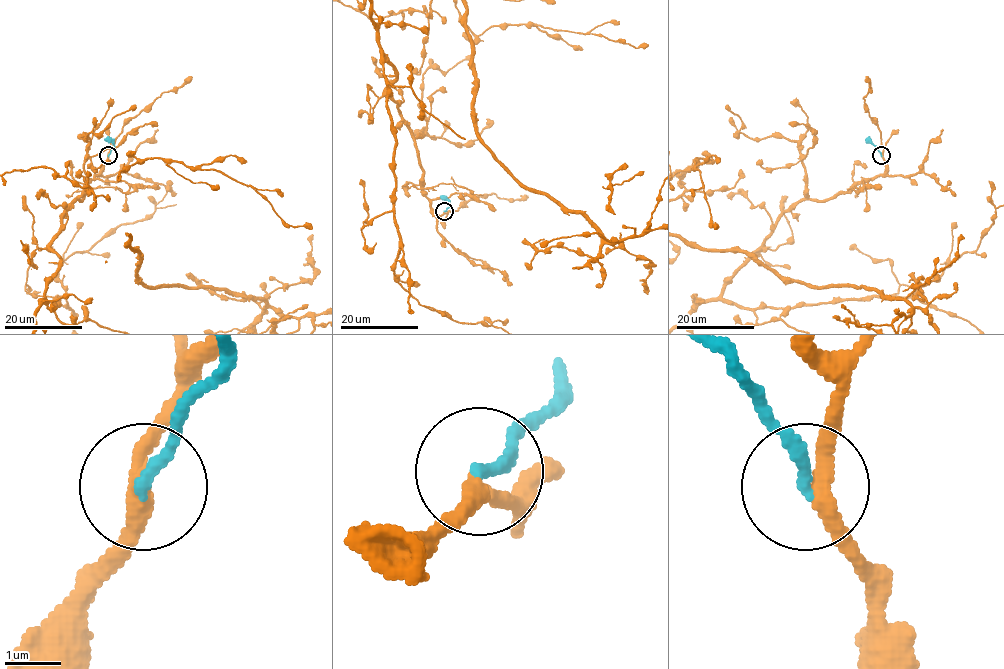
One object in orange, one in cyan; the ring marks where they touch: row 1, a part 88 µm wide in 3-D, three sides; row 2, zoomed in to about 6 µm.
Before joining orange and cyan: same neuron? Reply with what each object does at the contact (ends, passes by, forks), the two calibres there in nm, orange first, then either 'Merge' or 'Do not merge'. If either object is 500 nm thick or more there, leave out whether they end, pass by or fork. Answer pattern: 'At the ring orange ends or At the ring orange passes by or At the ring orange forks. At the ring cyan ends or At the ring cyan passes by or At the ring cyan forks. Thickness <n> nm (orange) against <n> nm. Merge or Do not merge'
At the ring orange passes by. At the ring cyan ends. Thickness 280 nm (orange) against 220 nm. Merge

